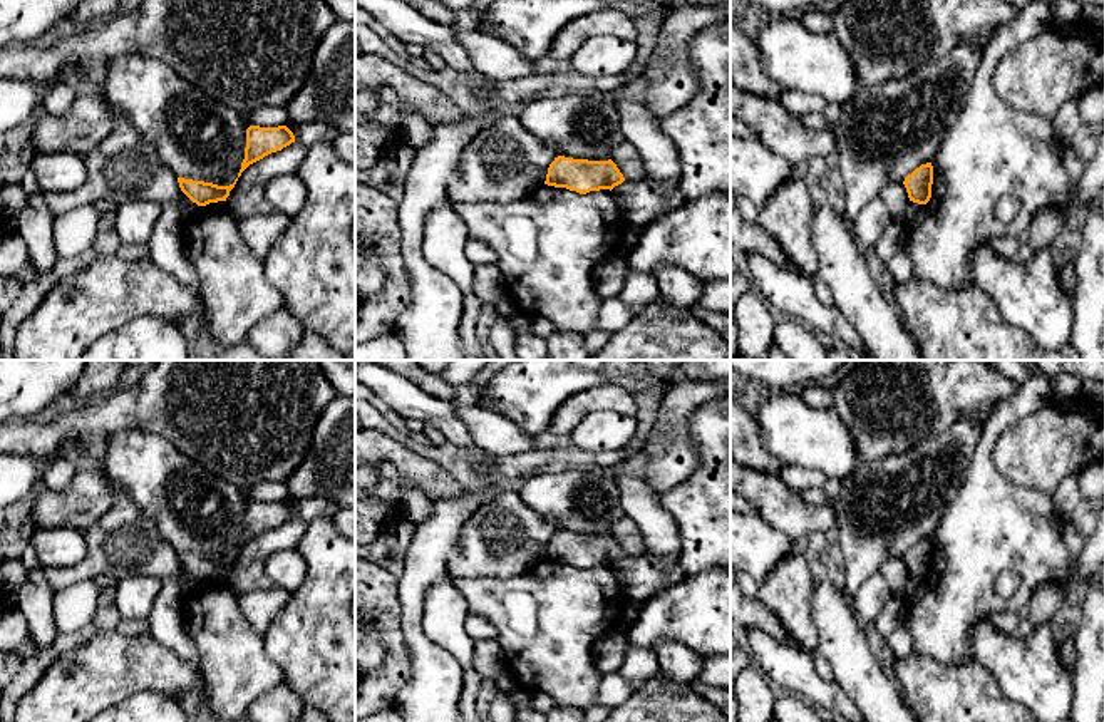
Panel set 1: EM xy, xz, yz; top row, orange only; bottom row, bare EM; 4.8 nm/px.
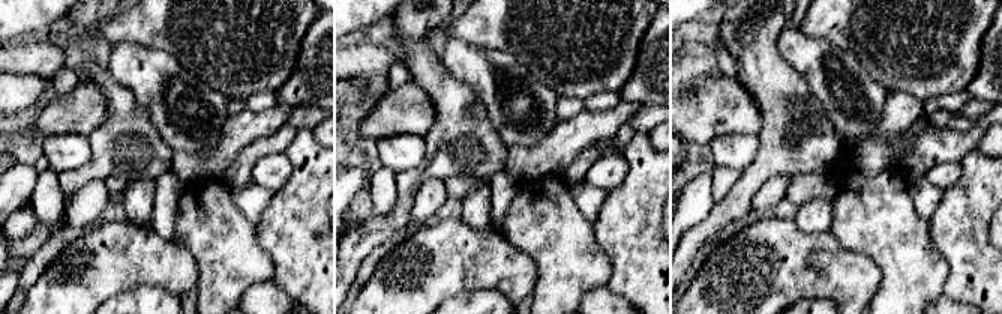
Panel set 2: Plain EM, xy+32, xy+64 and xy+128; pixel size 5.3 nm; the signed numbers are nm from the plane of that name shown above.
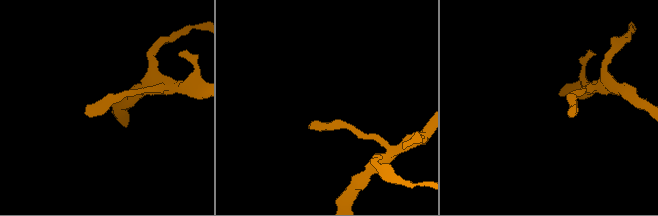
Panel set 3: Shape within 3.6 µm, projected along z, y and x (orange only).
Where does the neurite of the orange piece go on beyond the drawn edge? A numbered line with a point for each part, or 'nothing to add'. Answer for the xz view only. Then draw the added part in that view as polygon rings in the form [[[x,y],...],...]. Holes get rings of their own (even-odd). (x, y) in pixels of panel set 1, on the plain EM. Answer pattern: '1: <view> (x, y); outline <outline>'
nothing to add

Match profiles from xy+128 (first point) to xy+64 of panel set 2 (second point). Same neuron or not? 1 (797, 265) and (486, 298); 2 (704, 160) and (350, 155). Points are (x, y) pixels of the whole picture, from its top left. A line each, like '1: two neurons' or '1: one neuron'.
1: two neurons
2: one neuron

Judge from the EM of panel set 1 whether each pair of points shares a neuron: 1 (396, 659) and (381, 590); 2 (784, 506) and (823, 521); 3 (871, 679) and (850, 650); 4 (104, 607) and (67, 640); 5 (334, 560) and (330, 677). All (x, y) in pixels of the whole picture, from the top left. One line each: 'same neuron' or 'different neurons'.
1: same neuron
2: same neuron
3: same neuron
4: same neuron
5: same neuron

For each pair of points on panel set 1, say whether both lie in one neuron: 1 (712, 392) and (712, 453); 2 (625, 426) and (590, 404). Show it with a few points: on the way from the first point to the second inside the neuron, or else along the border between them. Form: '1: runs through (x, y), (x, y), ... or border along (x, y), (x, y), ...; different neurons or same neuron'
1: border along (712, 399), (706, 401), (691, 417), (691, 434); different neurons
2: border along (634, 416), (593, 411), (568, 433); different neurons

